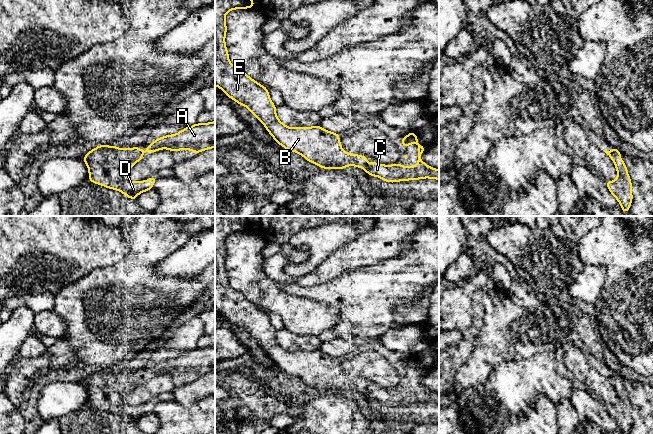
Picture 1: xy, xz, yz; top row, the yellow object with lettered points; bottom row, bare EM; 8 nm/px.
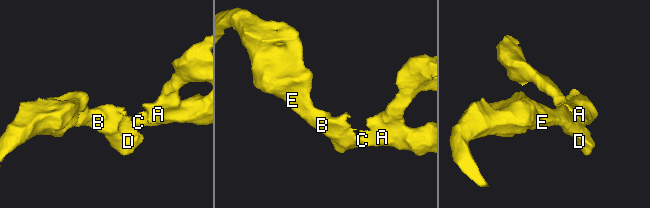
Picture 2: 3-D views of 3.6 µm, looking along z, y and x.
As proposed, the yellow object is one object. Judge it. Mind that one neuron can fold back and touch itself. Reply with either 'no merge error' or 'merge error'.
no merge error

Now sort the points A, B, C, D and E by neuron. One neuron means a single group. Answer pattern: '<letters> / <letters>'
A B C D E

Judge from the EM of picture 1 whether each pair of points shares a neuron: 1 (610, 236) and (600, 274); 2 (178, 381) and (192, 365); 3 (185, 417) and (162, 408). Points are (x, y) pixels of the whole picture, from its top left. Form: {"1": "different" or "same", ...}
{"1": "different", "2": "same", "3": "same"}

